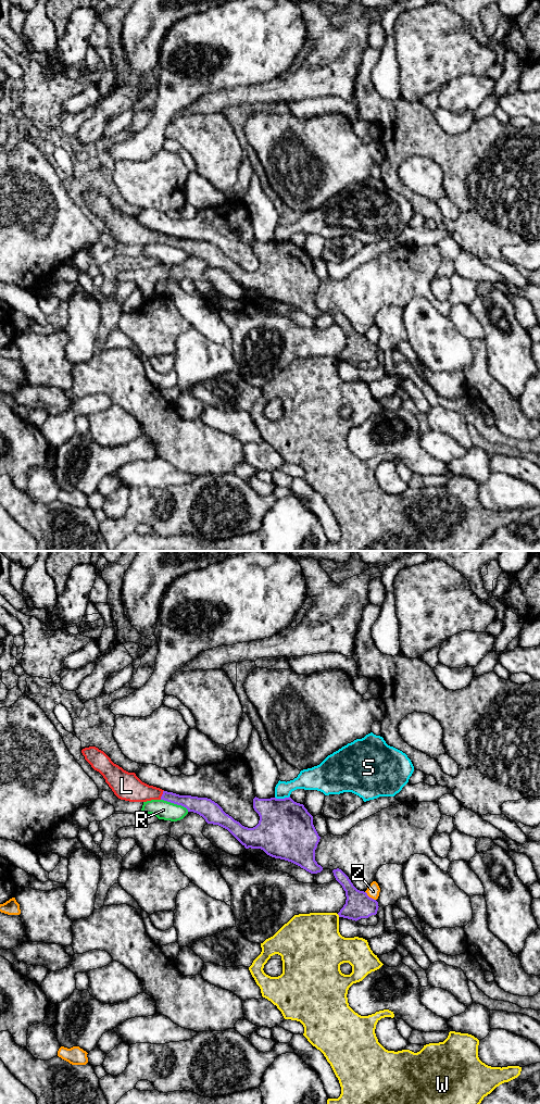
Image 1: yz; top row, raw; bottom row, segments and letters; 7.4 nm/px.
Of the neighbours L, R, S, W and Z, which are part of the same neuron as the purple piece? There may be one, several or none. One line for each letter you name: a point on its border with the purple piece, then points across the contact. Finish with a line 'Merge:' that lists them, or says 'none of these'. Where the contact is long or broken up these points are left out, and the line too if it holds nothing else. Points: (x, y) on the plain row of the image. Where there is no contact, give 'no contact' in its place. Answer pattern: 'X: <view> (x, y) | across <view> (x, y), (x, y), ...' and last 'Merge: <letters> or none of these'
L: yz (162, 238) | across yz (193, 248), (162, 238), (140, 236), (129, 230)
Merge: L

